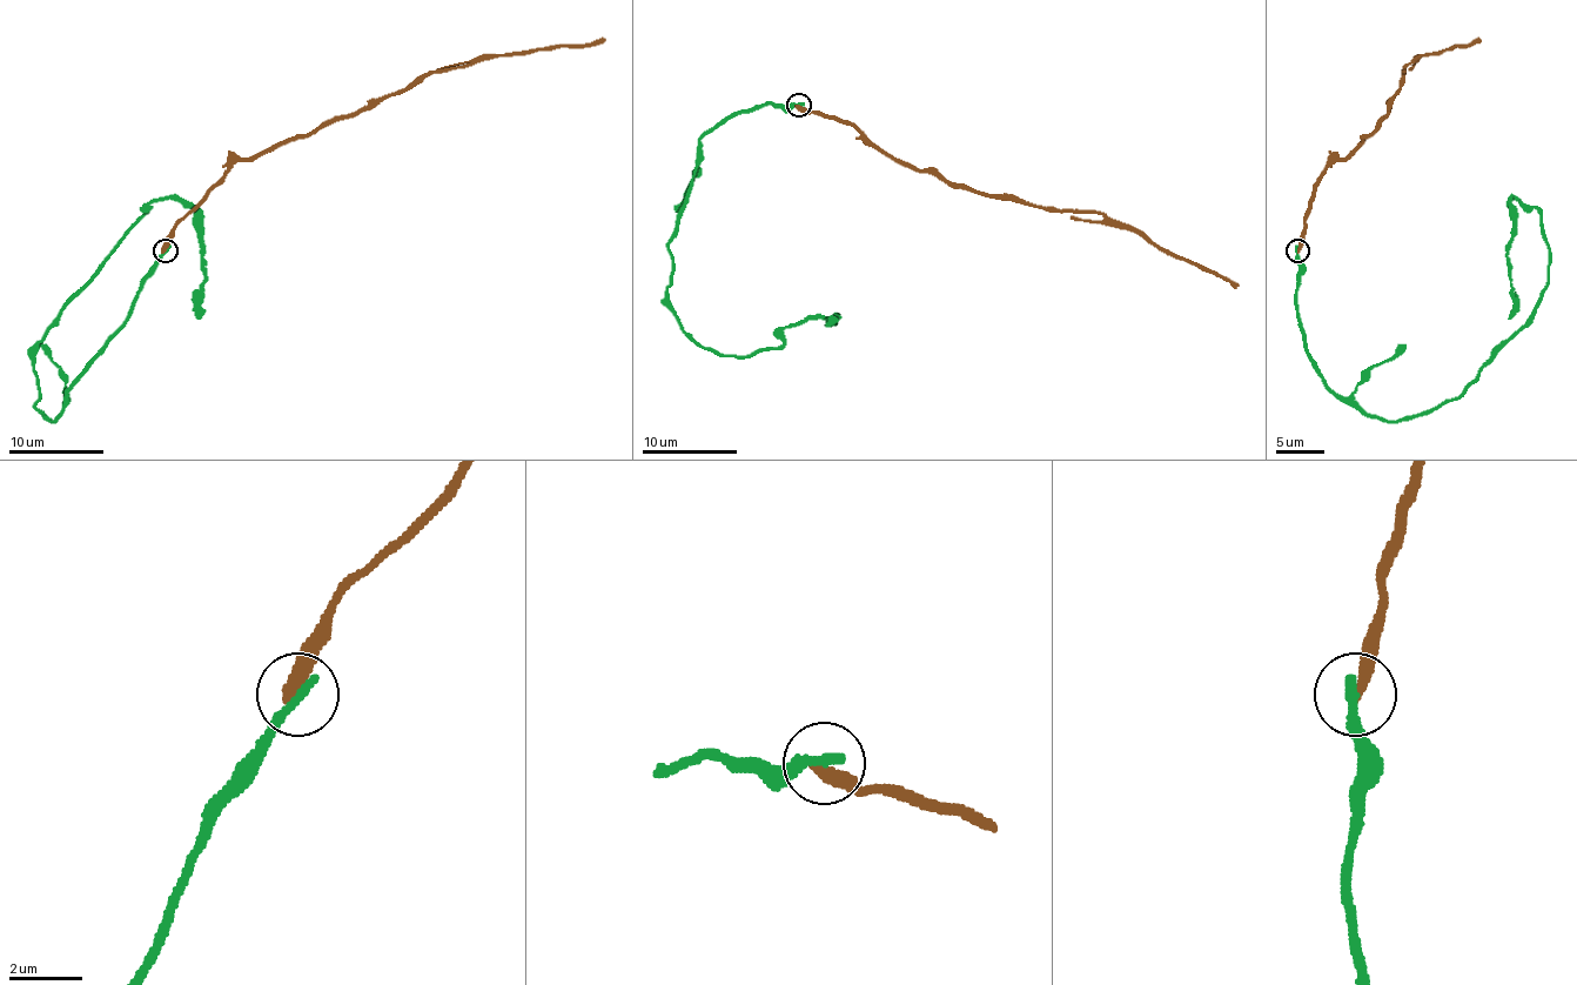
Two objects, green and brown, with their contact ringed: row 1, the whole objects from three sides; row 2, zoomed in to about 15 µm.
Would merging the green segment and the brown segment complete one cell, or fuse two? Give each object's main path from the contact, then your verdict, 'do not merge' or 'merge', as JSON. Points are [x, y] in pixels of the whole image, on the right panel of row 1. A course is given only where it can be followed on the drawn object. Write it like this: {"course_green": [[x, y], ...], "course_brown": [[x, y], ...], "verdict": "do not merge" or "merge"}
{"course_green": [[1299, 250], [1313, 368], [1387, 421], [1463, 392], [1537, 303], [1549, 250], [1542, 215], [1518, 199], [1509, 317]], "course_brown": [[1299, 250], [1313, 183], [1387, 116], [1387, 102], [1398, 91], [1406, 67], [1415, 58], [1470, 46], [1477, 38]], "verdict": "do not merge"}

